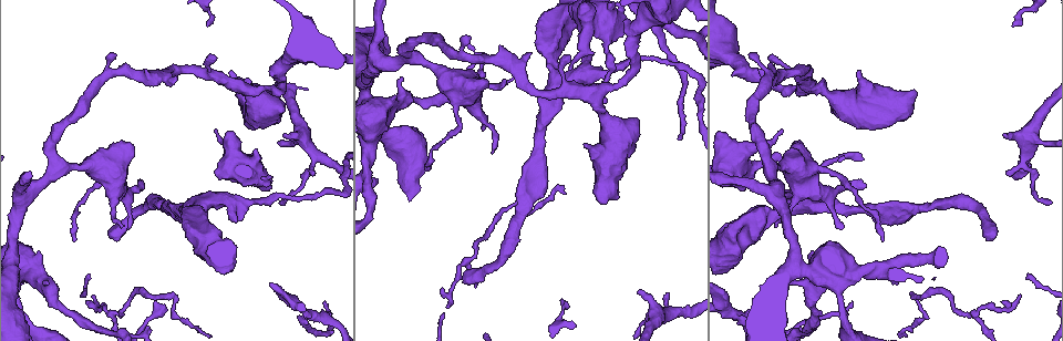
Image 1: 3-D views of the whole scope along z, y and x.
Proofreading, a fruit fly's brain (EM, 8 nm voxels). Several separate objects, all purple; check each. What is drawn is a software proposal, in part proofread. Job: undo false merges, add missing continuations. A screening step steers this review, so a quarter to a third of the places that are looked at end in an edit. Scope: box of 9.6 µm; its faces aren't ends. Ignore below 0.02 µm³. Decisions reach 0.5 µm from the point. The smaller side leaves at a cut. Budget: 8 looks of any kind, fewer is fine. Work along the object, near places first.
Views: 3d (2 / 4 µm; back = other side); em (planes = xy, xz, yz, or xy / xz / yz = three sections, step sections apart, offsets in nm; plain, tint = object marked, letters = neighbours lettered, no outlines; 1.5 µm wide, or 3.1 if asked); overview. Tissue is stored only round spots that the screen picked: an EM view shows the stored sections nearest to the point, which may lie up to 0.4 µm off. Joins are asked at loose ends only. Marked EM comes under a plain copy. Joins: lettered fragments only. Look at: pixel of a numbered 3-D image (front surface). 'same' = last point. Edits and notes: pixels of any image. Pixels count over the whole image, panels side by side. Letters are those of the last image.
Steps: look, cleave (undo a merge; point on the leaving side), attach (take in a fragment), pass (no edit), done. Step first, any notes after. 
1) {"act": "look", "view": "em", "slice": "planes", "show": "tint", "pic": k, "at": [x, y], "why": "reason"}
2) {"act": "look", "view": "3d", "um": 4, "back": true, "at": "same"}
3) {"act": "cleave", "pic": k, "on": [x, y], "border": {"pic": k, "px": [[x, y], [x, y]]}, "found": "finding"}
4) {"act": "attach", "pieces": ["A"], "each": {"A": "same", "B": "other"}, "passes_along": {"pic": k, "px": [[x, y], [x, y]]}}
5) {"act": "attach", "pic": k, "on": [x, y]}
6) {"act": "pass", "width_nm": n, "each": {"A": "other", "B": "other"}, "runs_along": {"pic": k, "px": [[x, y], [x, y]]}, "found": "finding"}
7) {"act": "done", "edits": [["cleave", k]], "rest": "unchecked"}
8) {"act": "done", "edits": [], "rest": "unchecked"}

{"act": "look", "view": "em", "slice": "xy", "step": 8, "show": "letters", "pic": 1, "at": [734, 315], "why": "two arms in line, one across"}

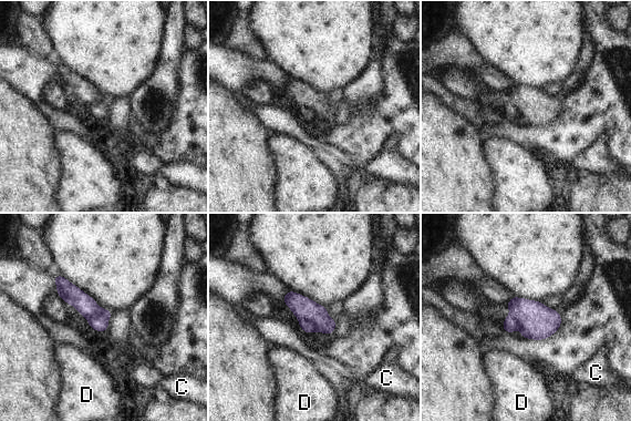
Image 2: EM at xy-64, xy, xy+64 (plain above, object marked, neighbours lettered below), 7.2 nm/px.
{"act": "look", "view": "em", "slice": "planes", "show": "letters", "at": "same", "why": "another direction"}

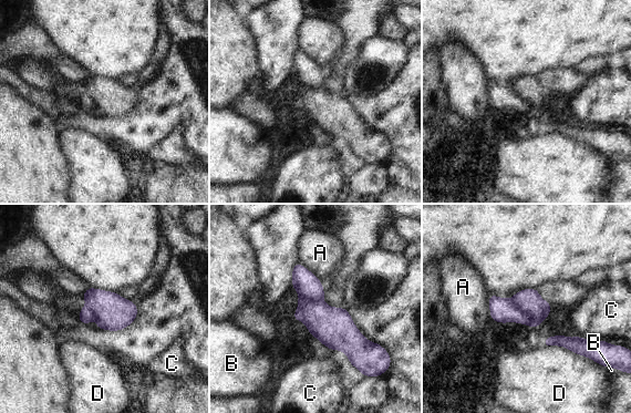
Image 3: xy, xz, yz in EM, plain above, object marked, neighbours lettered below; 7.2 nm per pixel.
{"act": "cleave", "pic": 3, "on": [503, 310], "width_nm": 260, "each": {"A": "other", "B": "other", "C": "other", "D": "other"}, "border": {"pic": 3, "px": [[511, 298], [527, 316], [529, 324]]}, "found": "a second cell is stuck on"}

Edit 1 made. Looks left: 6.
{"act": "look", "view": "3d", "um": 4, "pic": 1, "at": [392, 96], "why": "free end"}

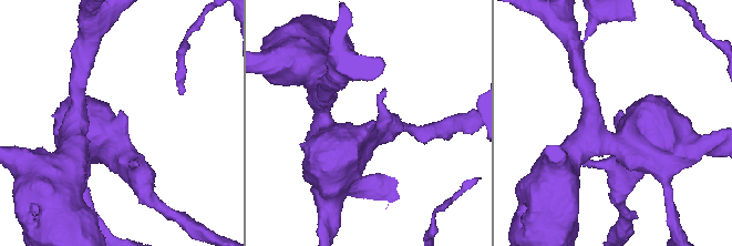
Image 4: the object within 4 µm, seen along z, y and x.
{"act": "look", "view": "em", "slice": "planes", "show": "letters", "pic": 4, "at": [618, 111]}

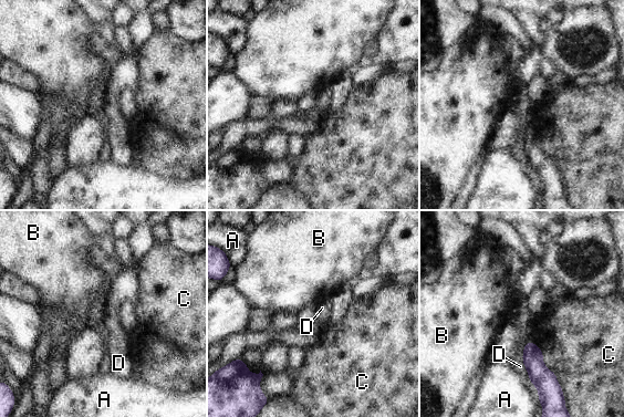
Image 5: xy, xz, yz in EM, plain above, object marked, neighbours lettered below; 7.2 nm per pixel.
{"act": "pass", "each": {"A": "other", "B": "other", "C": "other", "D": "other"}, "runs_along": {"pic": 5, "px": [[529, 344], [534, 367], [560, 394]]}, "found": "none of them fits"}

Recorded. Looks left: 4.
{"act": "done", "edits": [["cleave", 3]], "rest": "unchecked"}

